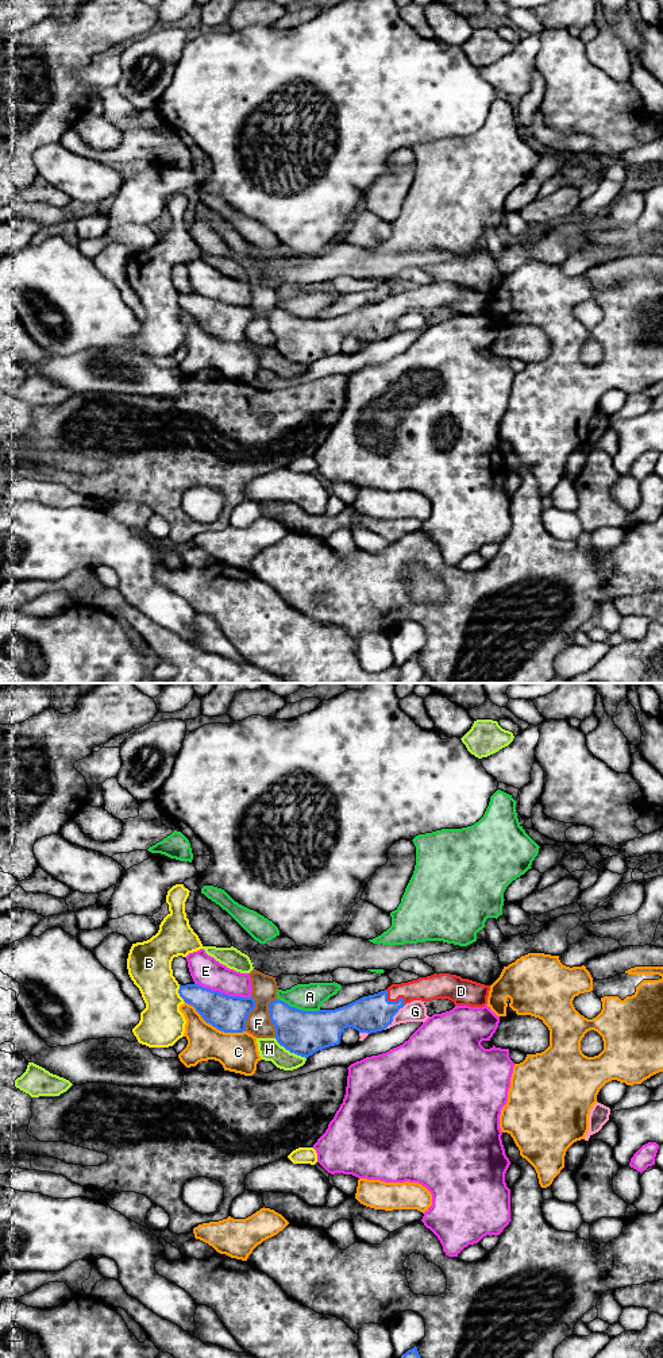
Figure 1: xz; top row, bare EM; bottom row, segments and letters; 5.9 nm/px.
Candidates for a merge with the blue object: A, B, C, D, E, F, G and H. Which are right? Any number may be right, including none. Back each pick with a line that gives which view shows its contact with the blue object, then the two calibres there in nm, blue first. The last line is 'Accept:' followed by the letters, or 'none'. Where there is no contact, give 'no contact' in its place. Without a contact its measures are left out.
D: contact in xz; calibres 220 and 150 nm
Accept: D

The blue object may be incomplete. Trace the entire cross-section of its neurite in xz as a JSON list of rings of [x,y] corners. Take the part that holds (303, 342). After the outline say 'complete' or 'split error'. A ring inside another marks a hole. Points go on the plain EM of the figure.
[[[433,282],[385,300],[363,305],[335,319],[302,320],[275,308],[269,312],[275,348],[290,362],[308,367],[313,362],[340,352],[347,336],[359,342],[377,342],[393,331],[393,325],[413,309],[448,308],[455,315],[483,316],[490,294],[450,282]]] | split error

